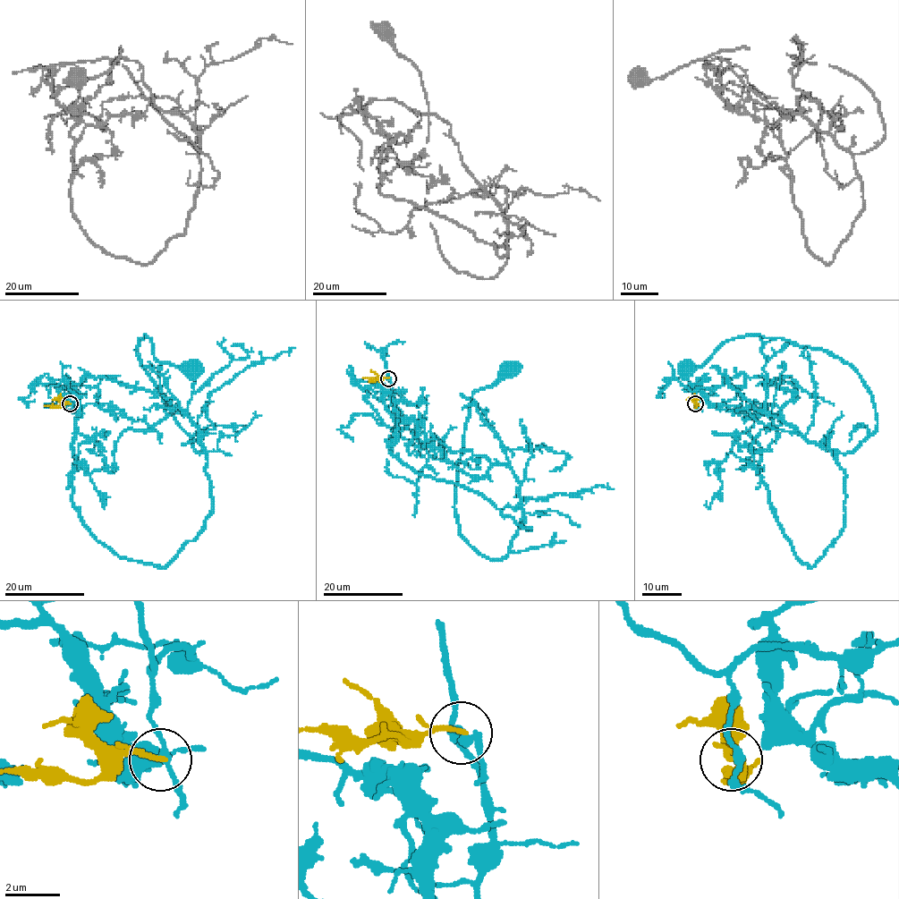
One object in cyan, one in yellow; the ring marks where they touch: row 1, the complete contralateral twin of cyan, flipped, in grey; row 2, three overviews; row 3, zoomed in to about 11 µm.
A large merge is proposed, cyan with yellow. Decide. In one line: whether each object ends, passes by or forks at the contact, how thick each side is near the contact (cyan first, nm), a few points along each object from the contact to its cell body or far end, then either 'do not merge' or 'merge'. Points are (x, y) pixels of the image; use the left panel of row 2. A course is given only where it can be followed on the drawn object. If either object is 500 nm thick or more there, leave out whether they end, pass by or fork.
cyan passes by; yellow ends there; 220 nm thick on the cyan side, 180 nm on the other; cyan runs (70, 404), (88, 373), (161, 394), (201, 433), (201, 453), (139, 340), (192, 369); yellow runs (70, 404), (44, 406); do not merge

